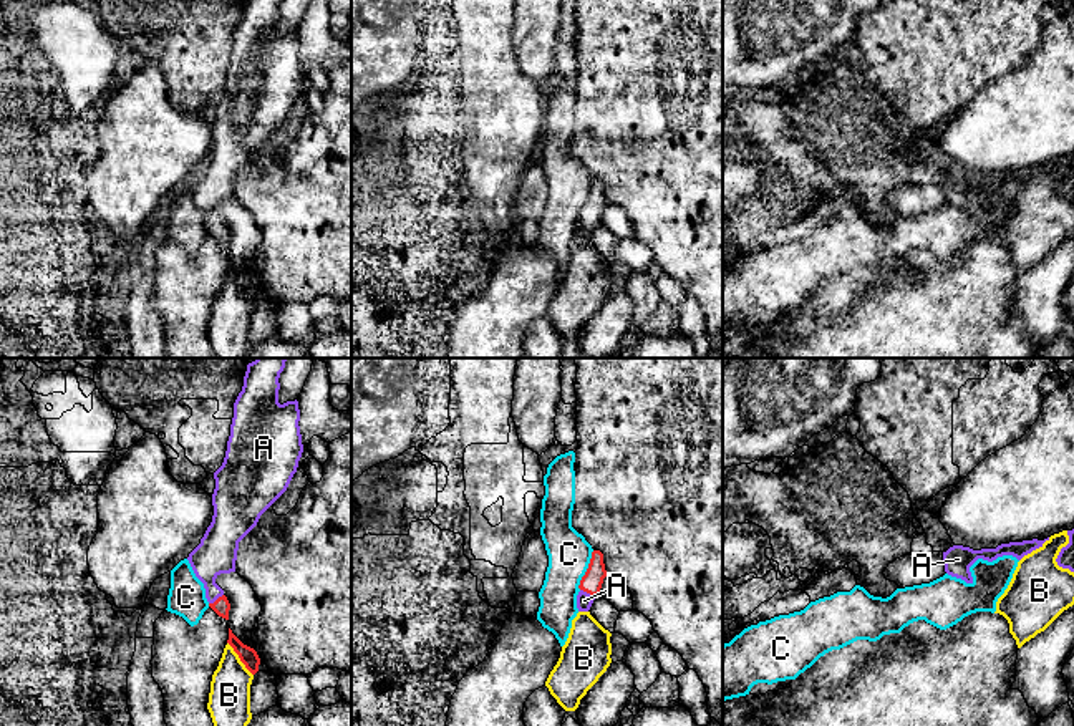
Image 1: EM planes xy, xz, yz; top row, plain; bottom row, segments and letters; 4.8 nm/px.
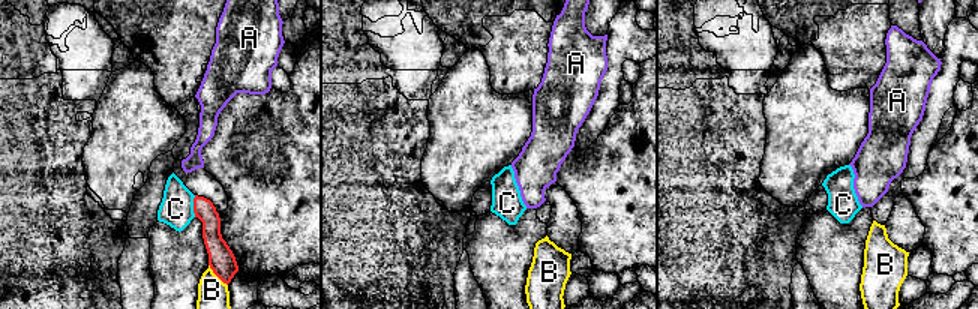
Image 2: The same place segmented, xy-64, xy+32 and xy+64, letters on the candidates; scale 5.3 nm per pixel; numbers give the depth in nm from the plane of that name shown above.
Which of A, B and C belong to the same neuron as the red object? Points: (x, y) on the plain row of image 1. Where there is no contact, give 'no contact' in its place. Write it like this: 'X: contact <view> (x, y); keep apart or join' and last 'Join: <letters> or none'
A: contact xy (217, 227); join
B: contact xy (239, 285); keep apart
C: contact xz (587, 199); keep apart
Join: A

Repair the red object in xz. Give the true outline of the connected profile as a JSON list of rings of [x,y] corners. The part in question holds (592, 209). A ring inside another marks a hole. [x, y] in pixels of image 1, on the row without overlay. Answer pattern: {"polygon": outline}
{"polygon": [[[600,179],[592,181],[592,187],[585,204],[580,209],[580,220],[577,224],[578,240],[588,240],[595,225],[600,224],[603,207],[607,206],[603,182]]]}

